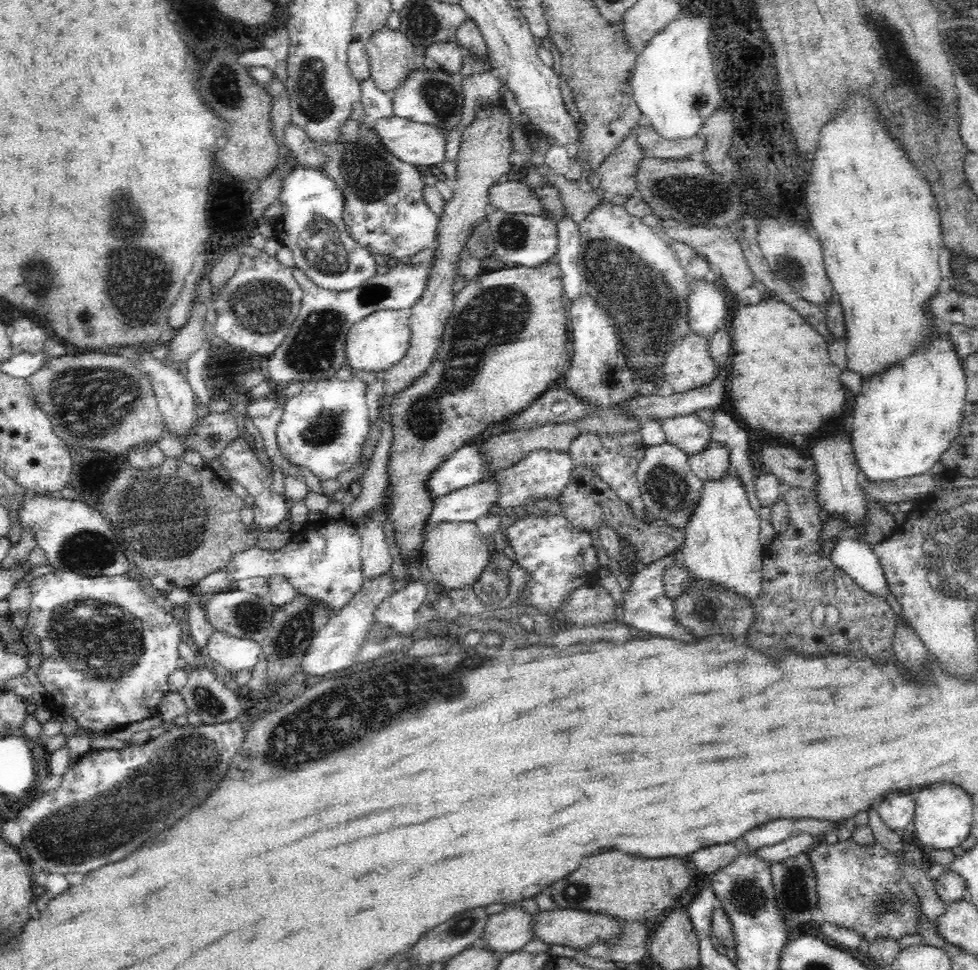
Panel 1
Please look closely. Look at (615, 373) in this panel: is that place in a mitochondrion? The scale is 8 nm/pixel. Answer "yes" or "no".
yes

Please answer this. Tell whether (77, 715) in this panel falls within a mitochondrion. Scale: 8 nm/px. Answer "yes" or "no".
no

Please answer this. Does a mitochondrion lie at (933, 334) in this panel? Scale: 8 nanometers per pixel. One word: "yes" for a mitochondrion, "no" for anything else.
no

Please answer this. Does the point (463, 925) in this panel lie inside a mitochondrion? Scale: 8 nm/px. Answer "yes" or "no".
yes

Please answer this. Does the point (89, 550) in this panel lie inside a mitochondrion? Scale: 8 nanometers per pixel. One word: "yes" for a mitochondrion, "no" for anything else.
yes

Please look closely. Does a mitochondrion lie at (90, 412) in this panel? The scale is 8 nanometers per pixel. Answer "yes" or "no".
yes

